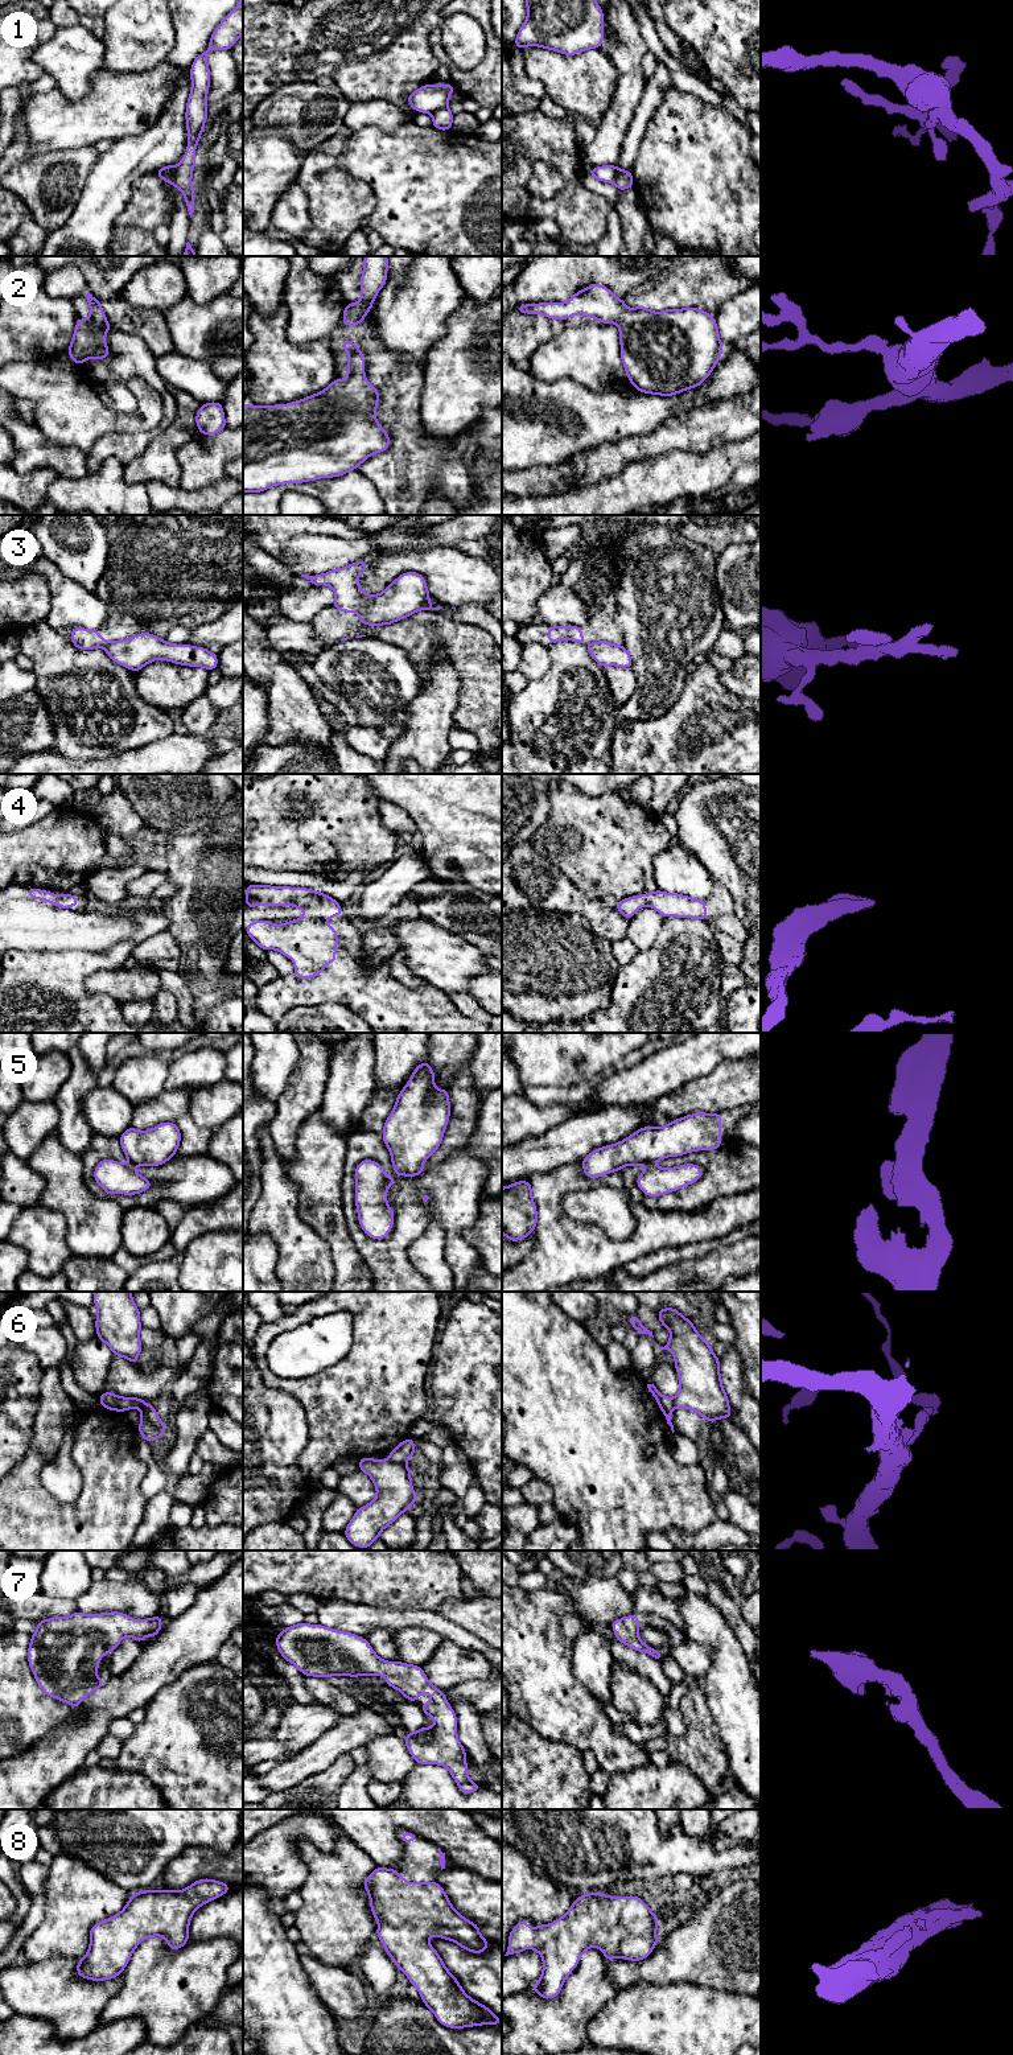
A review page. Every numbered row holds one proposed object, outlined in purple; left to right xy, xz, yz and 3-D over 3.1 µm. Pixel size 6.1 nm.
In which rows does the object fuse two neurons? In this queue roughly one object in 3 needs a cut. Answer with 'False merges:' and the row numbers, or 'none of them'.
False merges: 1, 3, 6

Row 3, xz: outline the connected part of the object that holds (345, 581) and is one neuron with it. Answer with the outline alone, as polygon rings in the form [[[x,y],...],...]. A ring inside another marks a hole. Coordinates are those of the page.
[[[359,560],[324,575],[301,575],[301,577],[309,580],[313,586],[329,585],[335,593],[333,608],[345,613],[359,613],[367,608],[368,600],[374,597],[374,594],[365,593],[359,586],[359,573],[368,567],[370,564]]]

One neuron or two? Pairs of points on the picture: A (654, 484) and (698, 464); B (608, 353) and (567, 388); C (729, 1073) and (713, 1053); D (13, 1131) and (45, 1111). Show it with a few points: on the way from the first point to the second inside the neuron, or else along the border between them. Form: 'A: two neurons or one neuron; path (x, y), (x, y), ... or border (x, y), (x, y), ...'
A: one neuron; path (664, 478), (674, 474), (687, 474)
B: two neurons; border (568, 377), (560, 377), (550, 382), (536, 378)
C: two neurons; border (746, 1055), (725, 1059), (709, 1074), (695, 1079)
D: one neuron; path (21, 1123), (32, 1123), (37, 1119)

